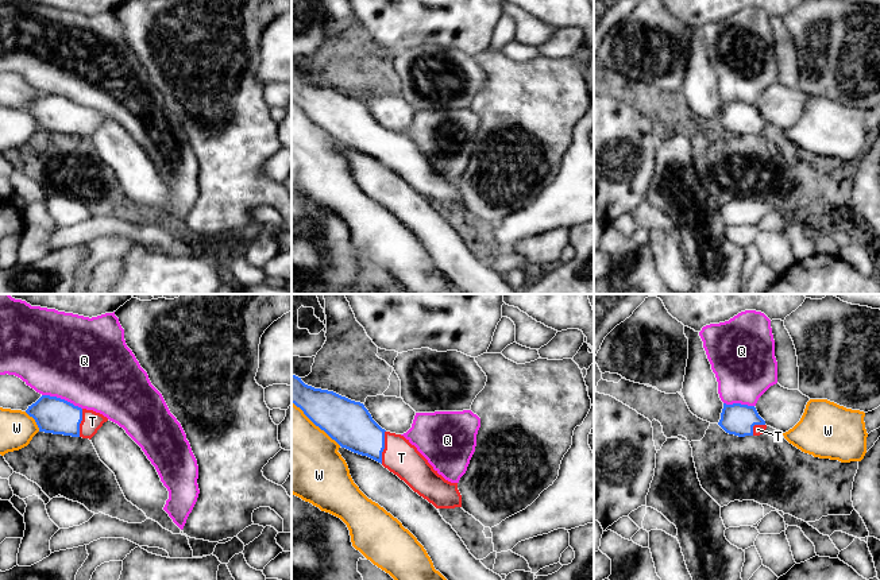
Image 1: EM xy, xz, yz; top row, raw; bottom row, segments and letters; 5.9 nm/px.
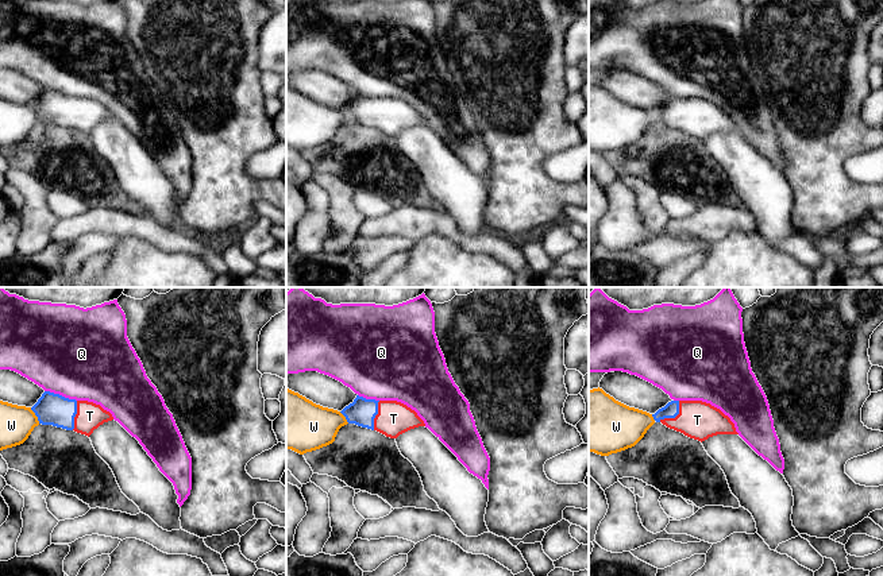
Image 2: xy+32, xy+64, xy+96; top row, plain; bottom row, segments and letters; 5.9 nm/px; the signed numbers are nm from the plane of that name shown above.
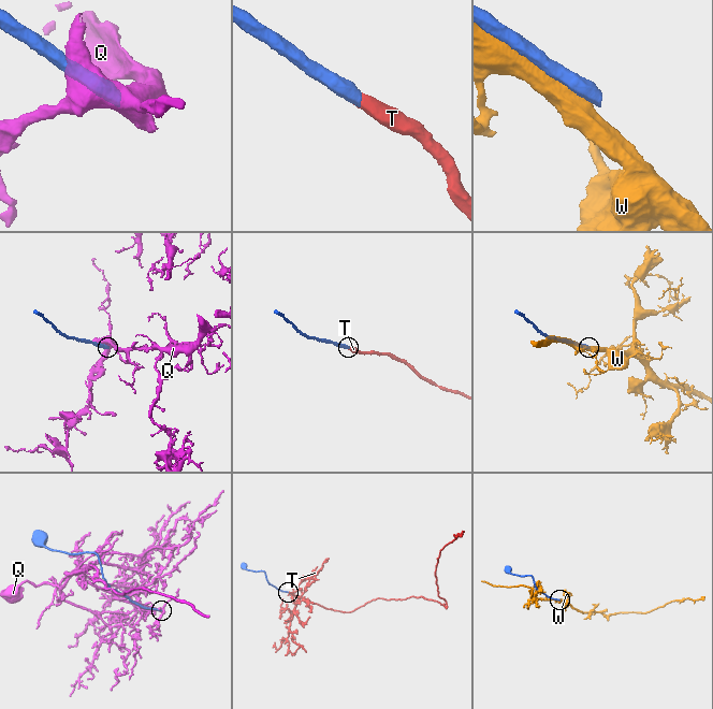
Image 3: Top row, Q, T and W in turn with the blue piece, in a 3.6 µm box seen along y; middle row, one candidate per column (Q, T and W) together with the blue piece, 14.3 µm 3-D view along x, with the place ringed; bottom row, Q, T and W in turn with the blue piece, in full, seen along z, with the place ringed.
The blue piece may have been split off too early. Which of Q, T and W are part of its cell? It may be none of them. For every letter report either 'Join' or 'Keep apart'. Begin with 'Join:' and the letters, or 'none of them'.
Join: T
Q: Keep apart
T: Join
W: Keep apart

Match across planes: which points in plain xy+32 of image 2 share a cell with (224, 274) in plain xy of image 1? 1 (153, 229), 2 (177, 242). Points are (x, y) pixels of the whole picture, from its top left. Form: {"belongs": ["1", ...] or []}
{"belongs": ["1", "2"]}

